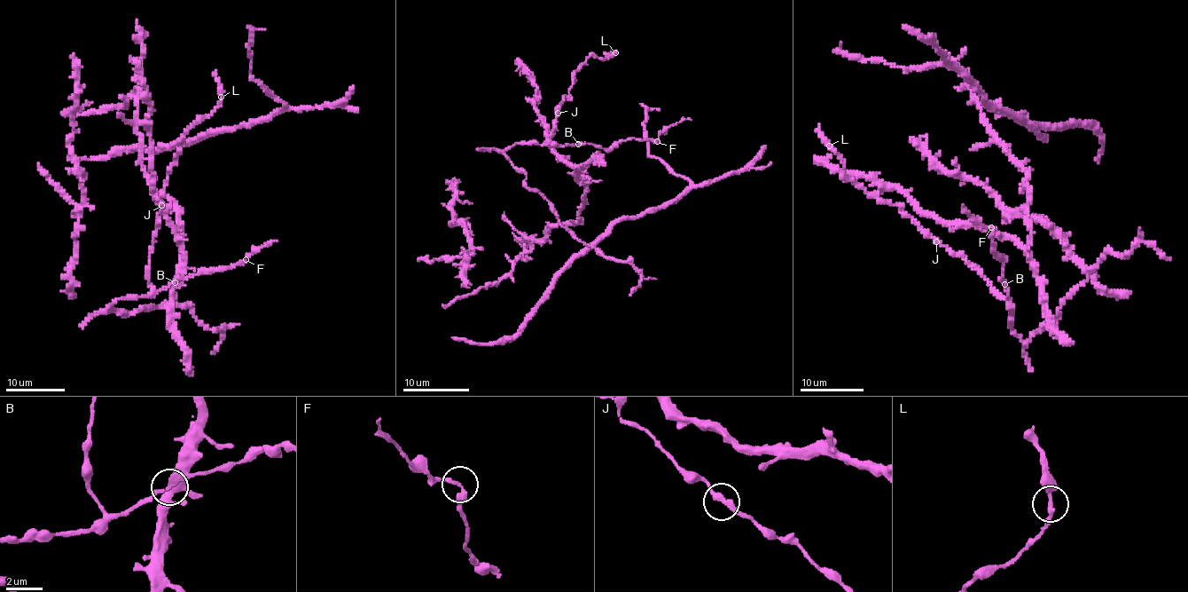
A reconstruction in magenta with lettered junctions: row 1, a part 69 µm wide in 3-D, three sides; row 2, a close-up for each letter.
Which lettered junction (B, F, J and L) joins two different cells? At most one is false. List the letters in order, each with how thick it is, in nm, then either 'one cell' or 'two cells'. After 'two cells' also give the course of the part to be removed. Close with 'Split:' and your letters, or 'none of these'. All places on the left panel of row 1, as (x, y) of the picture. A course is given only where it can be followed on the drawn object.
B: calibre 280 nm; one cell
F: calibre 280 nm; one cell
J: calibre 280 nm; one cell
L: calibre 260 nm; one cell
Split: none of these

